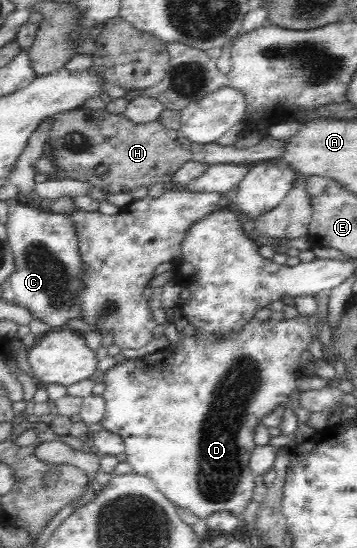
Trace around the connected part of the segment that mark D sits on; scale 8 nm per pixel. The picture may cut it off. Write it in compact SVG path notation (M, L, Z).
M294 318L294 320L268 320L260 322L260 320L252 320L248 322L236 336L226 336L226 338L216 339L215 341L204 341L203 336L198 334L193 338L180 338L180 342L176 345L170 344L167 347L156 351L153 354L144 355L135 359L118 357L117 363L110 367L106 372L103 381L106 383L103 398L105 401L105 412L101 418L101 423L104 429L118 434L124 441L124 452L126 453L126 462L131 466L134 473L148 476L154 481L156 488L171 500L174 504L187 508L194 516L202 520L206 520L212 513L227 510L238 514L242 518L242 512L248 502L252 498L252 489L255 487L254 477L249 467L249 460L254 450L254 428L256 424L268 414L272 412L278 404L285 404L288 401L289 395L297 390L296 387L296 370L300 368L300 354L304 350L308 350L308 344L313 336L319 334L318 318Z

